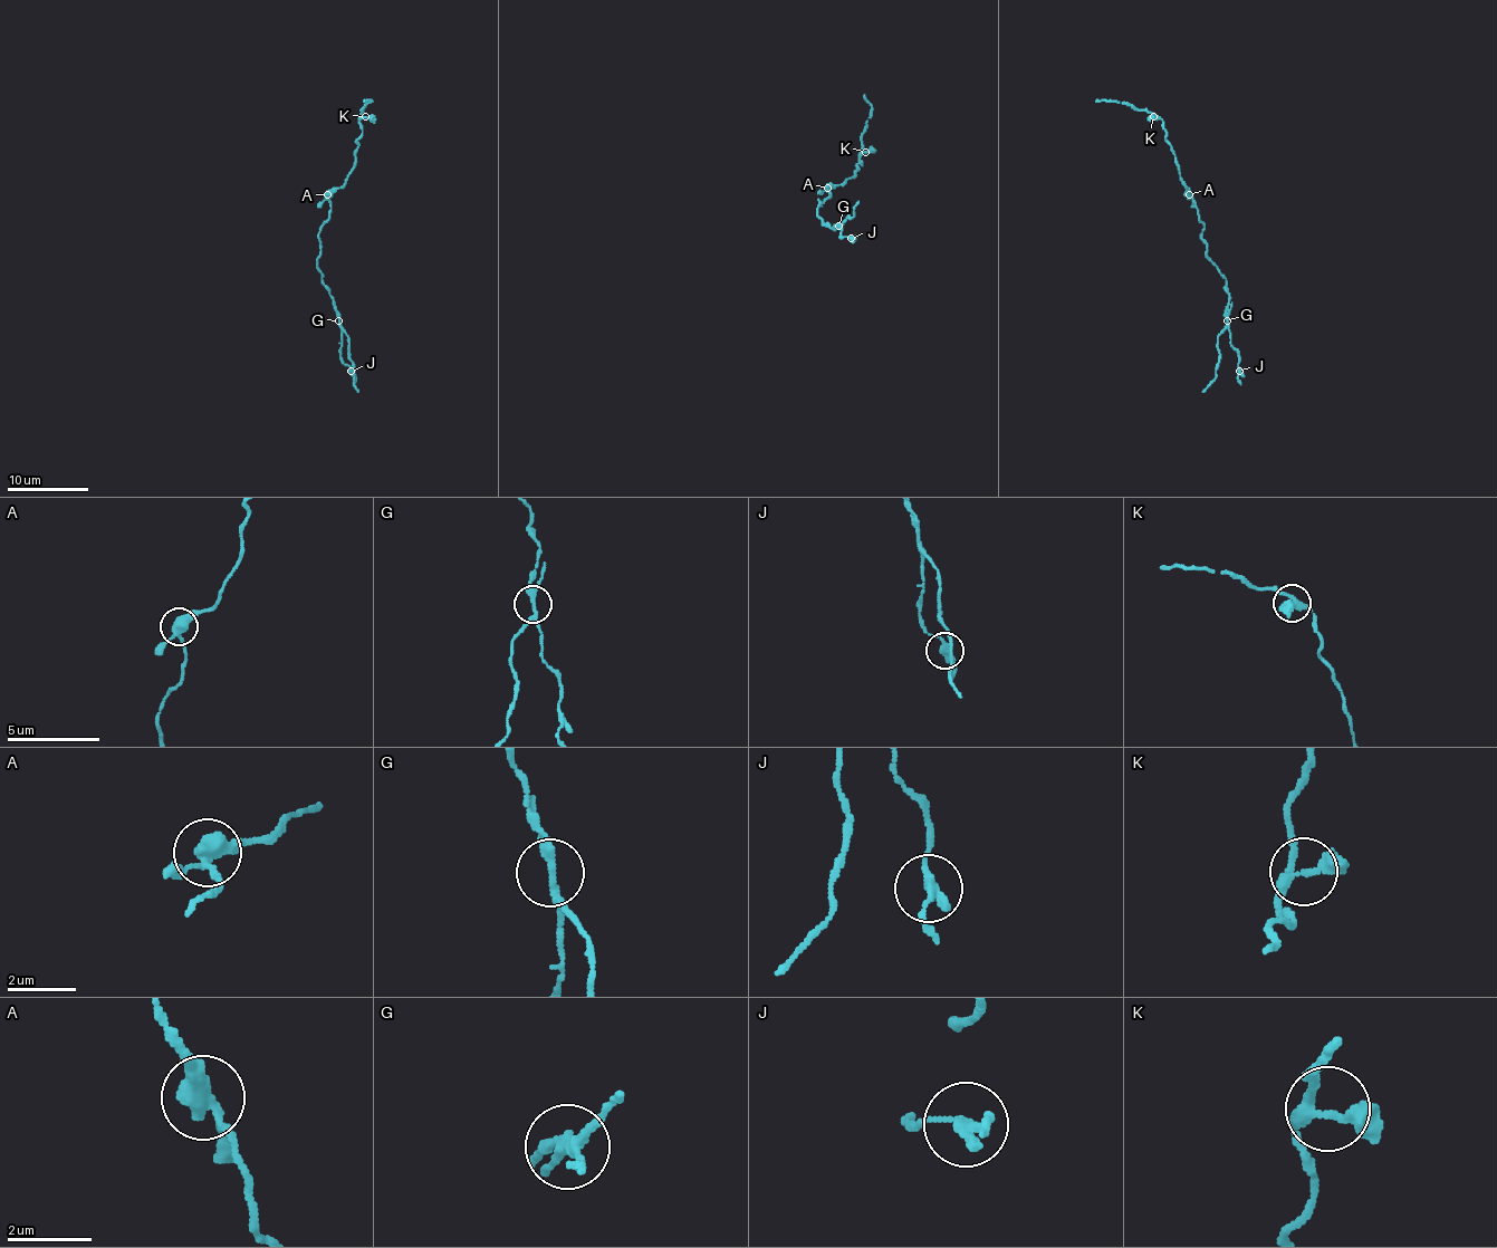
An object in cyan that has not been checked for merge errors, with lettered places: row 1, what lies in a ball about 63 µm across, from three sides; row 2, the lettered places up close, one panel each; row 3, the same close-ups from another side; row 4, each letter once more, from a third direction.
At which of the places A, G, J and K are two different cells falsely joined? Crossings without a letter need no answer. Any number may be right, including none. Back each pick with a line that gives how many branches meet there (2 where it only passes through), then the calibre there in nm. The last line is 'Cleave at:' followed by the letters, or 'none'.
G: 3 branches meet; 220 nm thick
Cleave at: G

